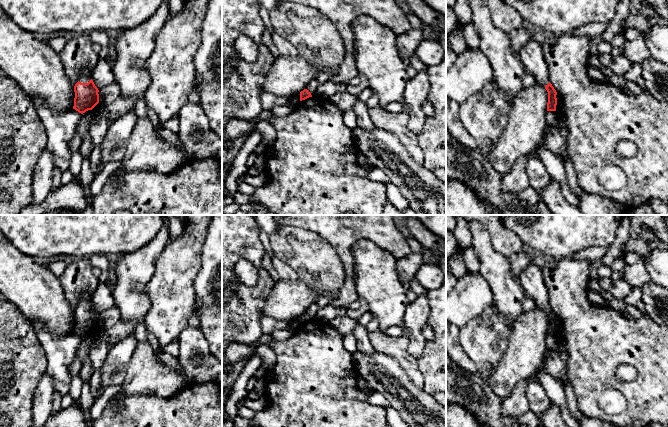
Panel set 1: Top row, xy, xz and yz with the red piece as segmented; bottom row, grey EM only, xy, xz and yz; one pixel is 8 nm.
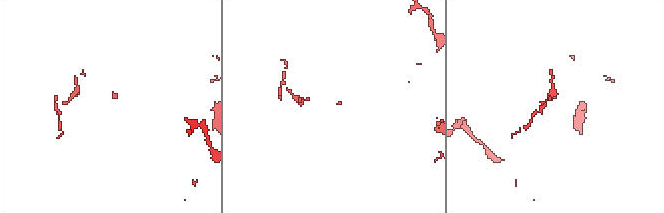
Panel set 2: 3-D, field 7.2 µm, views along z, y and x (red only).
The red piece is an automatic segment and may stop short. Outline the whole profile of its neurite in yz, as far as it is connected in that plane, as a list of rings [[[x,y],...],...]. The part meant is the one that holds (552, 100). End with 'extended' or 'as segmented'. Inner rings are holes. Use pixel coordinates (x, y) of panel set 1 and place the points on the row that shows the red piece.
[[[534,39],[530,40],[521,48],[518,57],[525,67],[526,72],[532,75],[536,82],[545,86],[548,92],[547,111],[556,111],[557,92],[549,82],[548,65],[545,62],[542,44]]]; extended

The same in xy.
[[[82,74],[74,86],[75,98],[73,109],[83,114],[92,110],[99,103],[99,90],[89,74]]]; extended

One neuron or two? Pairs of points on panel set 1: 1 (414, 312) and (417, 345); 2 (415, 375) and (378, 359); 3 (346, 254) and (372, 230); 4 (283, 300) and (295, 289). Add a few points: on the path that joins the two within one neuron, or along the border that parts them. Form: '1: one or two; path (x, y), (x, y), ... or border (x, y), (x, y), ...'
1: one; path (415, 320), (416, 337)
2: two; border (383, 354), (391, 356), (417, 386)
3: one; path (346, 245), (360, 230), (363, 230)
4: one; path (286, 298), (292, 292)

